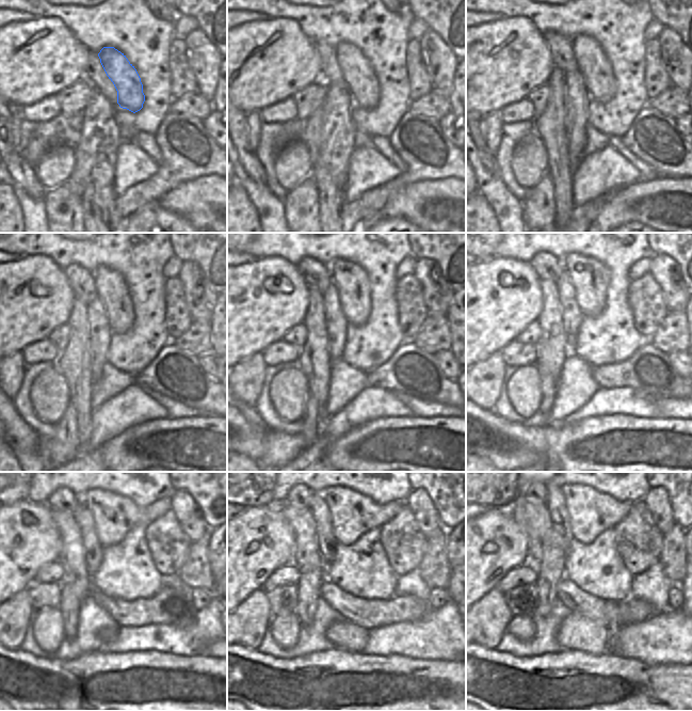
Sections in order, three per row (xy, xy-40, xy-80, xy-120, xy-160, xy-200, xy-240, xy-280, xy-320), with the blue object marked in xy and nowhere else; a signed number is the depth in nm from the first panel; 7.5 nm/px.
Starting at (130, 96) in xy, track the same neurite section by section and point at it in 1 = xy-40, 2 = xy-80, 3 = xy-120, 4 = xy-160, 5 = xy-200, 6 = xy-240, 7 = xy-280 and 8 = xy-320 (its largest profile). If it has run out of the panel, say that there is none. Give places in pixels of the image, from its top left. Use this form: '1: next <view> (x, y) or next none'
1: next xy-40 (360, 80)
2: next xy-80 (593, 64)
3: next xy-120 (112, 289)
4: next xy-160 (352, 282)
5: next xy-200 (590, 278)
6: next xy-240 (114, 516)
7: next xy-280 (352, 514)
8: next xy-320 (591, 512)

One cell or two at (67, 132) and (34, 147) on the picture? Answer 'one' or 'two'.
one

